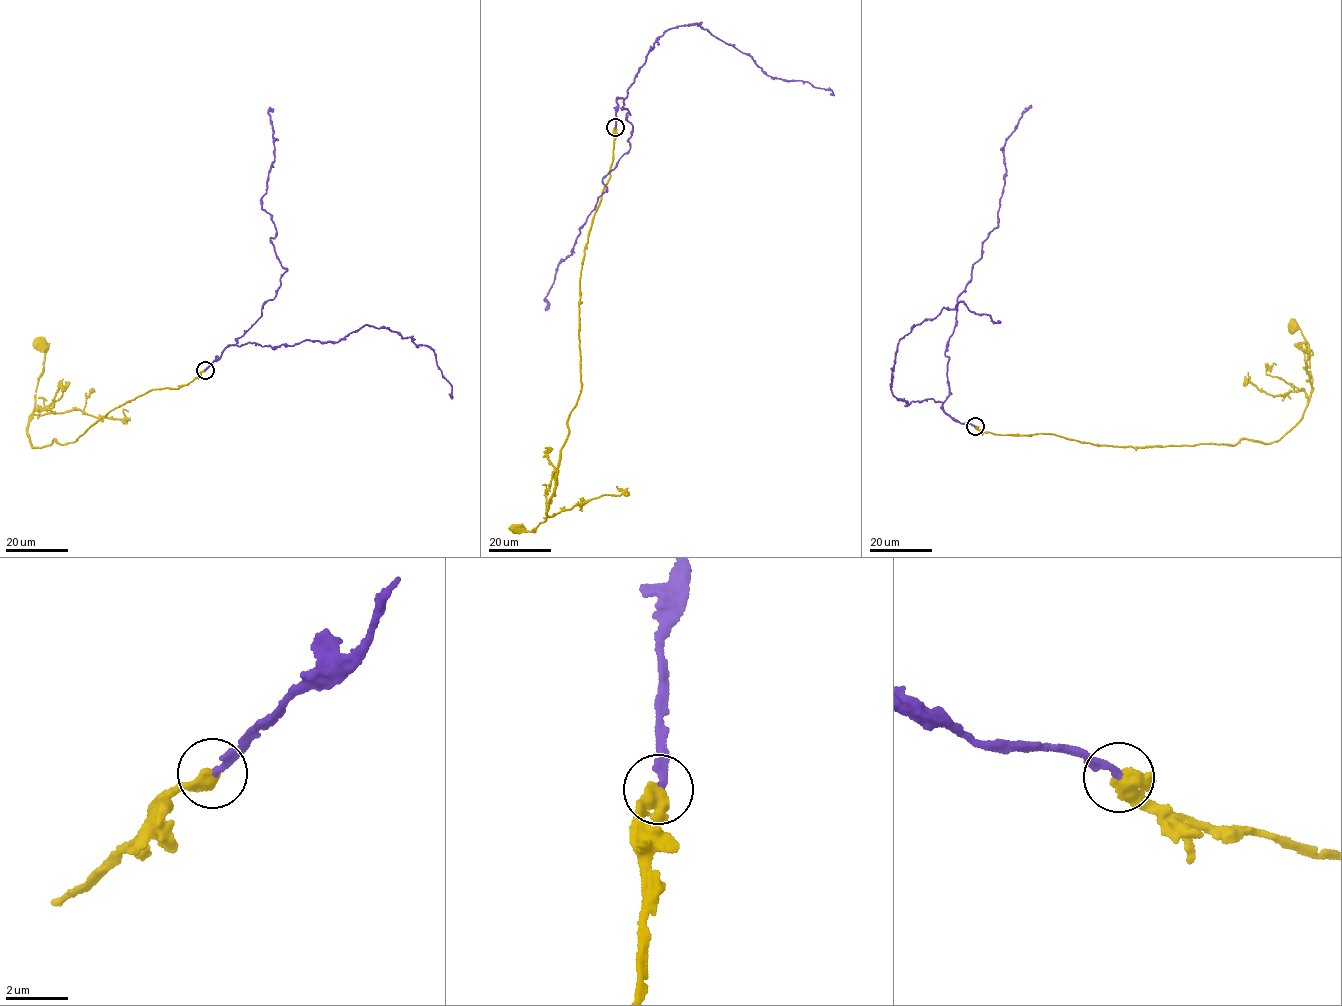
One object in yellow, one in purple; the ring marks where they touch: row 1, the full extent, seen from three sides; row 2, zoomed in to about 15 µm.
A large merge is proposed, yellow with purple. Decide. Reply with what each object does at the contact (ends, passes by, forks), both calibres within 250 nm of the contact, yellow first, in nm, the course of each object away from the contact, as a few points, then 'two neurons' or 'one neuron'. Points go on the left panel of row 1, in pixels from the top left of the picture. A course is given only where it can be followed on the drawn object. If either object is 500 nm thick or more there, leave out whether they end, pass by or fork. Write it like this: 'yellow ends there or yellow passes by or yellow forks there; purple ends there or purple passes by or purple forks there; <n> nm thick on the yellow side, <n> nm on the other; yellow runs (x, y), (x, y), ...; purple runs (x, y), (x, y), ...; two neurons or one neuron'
500 nm thick on the yellow side, 240 nm on the other; yellow runs (205, 369), (178, 389), (153, 389), (127, 401), (73, 443), (54, 438), (35, 448), (27, 435), (42, 345); purple runs (205, 369), (261, 316), (286, 268), (270, 240), (276, 226), (261, 198), (274, 160), (270, 107); one neuron

